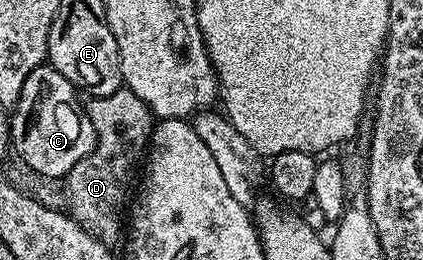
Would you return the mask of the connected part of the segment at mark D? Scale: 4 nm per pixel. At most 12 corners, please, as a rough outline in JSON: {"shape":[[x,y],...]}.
{"shape":[[126,88],[88,97],[95,150],[62,179],[65,210],[115,244],[153,115]]}

